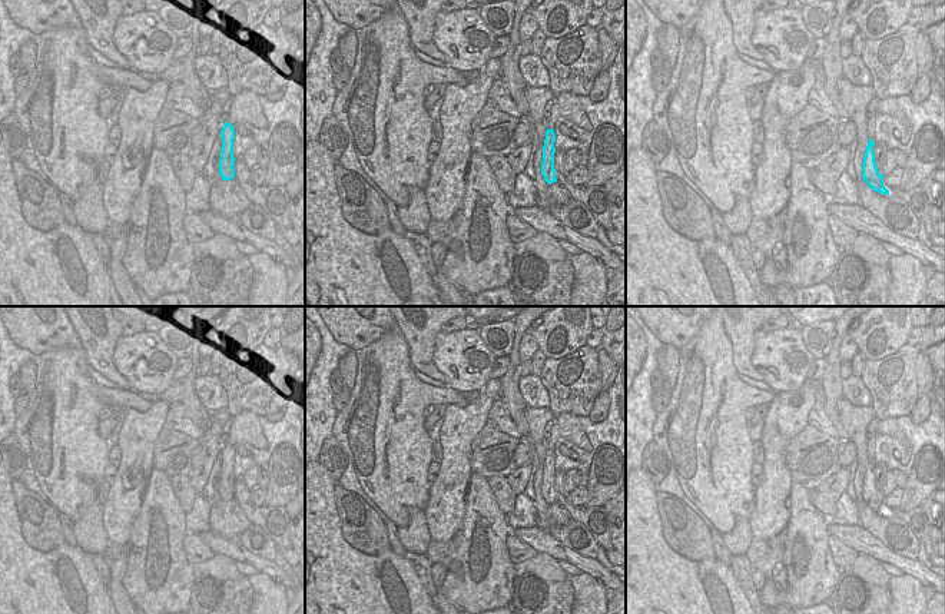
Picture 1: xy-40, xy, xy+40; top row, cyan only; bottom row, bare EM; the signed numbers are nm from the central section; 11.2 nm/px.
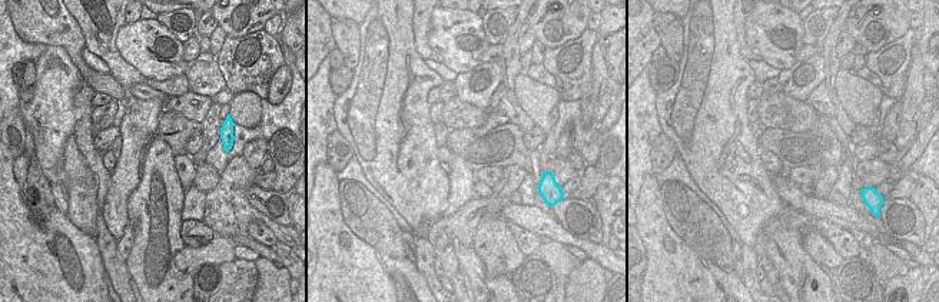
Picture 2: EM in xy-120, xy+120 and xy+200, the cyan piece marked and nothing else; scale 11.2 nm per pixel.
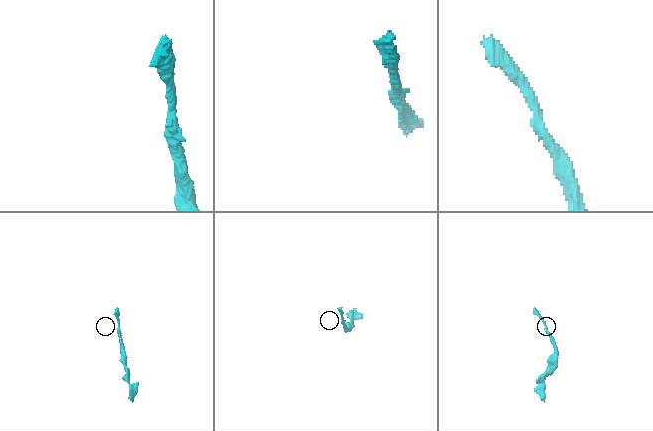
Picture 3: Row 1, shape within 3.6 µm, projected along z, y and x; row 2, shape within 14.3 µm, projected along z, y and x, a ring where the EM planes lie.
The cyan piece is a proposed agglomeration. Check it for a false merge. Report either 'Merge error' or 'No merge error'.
Merge error.

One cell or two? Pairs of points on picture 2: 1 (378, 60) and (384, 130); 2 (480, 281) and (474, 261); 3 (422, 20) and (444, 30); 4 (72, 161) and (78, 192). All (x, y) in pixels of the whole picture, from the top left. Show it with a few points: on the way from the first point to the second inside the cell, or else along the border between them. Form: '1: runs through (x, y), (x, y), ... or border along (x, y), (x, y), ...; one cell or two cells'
1: runs through (382, 78), (384, 113); one cell
2: runs through (477, 276), (474, 265); one cell
3: border along (430, 15), (428, 46), (440, 57); two cells
4: runs through (75, 168), (78, 185); one cell

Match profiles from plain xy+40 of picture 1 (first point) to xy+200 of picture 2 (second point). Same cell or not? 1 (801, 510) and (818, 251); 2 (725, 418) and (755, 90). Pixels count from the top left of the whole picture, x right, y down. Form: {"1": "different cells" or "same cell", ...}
{"1": "same cell", "2": "different cells"}

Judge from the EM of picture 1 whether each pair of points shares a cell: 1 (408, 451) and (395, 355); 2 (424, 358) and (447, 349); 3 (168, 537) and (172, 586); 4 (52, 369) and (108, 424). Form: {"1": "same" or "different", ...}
{"1": "same", "2": "different", "3": "same", "4": "different"}

